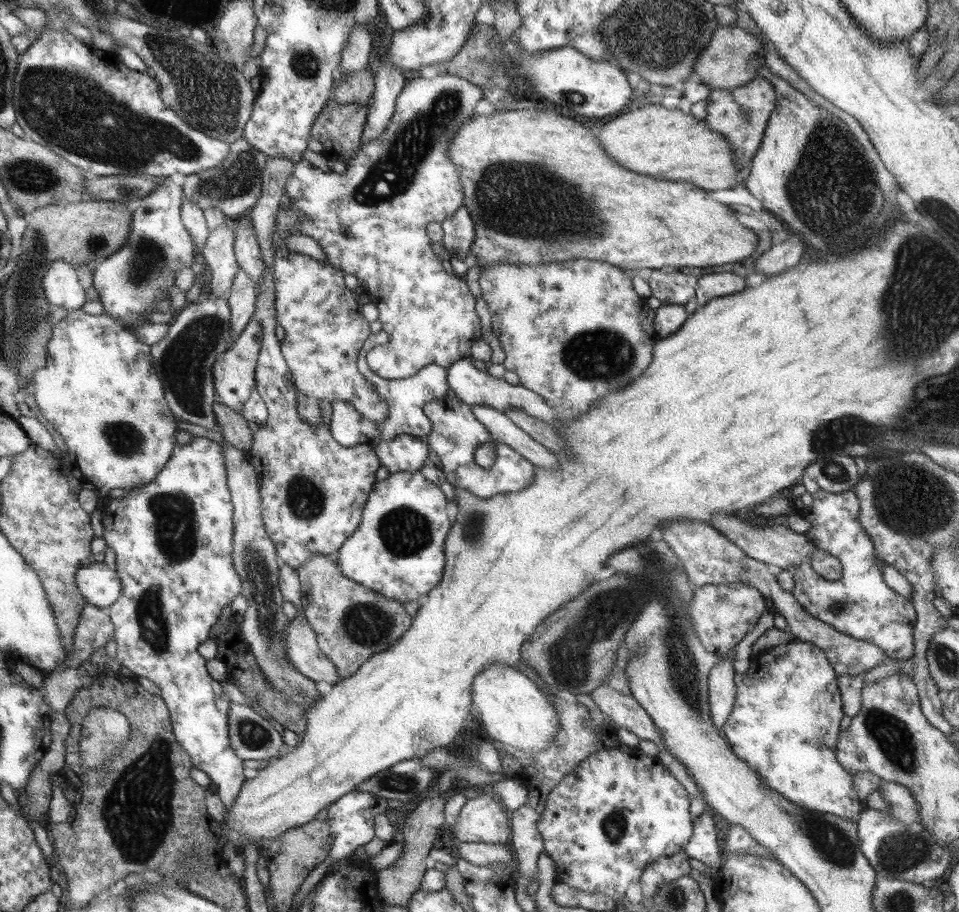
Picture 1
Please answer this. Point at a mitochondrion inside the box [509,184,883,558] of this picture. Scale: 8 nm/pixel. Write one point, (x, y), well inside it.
(611, 357)

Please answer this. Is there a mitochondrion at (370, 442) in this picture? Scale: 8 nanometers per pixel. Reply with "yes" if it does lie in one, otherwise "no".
no

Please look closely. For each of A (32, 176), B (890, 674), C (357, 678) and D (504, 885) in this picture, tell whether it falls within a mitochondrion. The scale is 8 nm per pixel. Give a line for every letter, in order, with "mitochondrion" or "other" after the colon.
A: mitochondrion
B: other
C: other
D: other

